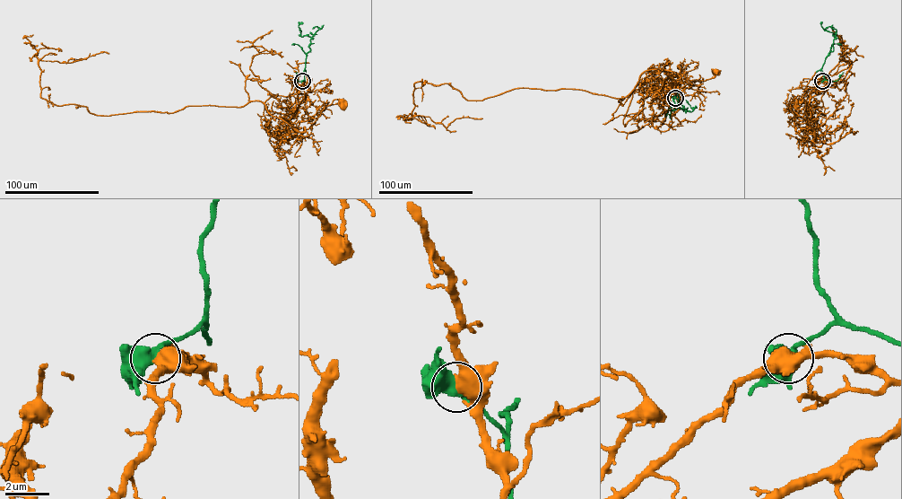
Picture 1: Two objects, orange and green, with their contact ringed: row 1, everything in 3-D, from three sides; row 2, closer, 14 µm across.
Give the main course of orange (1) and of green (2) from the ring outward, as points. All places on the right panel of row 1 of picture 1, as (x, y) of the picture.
1: (822, 81), (810, 92), (808, 109), (807, 127), (814, 136), (804, 112), (804, 100), (797, 100), (795, 107)
2: (822, 81), (821, 68), (828, 53), (833, 50), (835, 38), (834, 33), (823, 28), (820, 22)

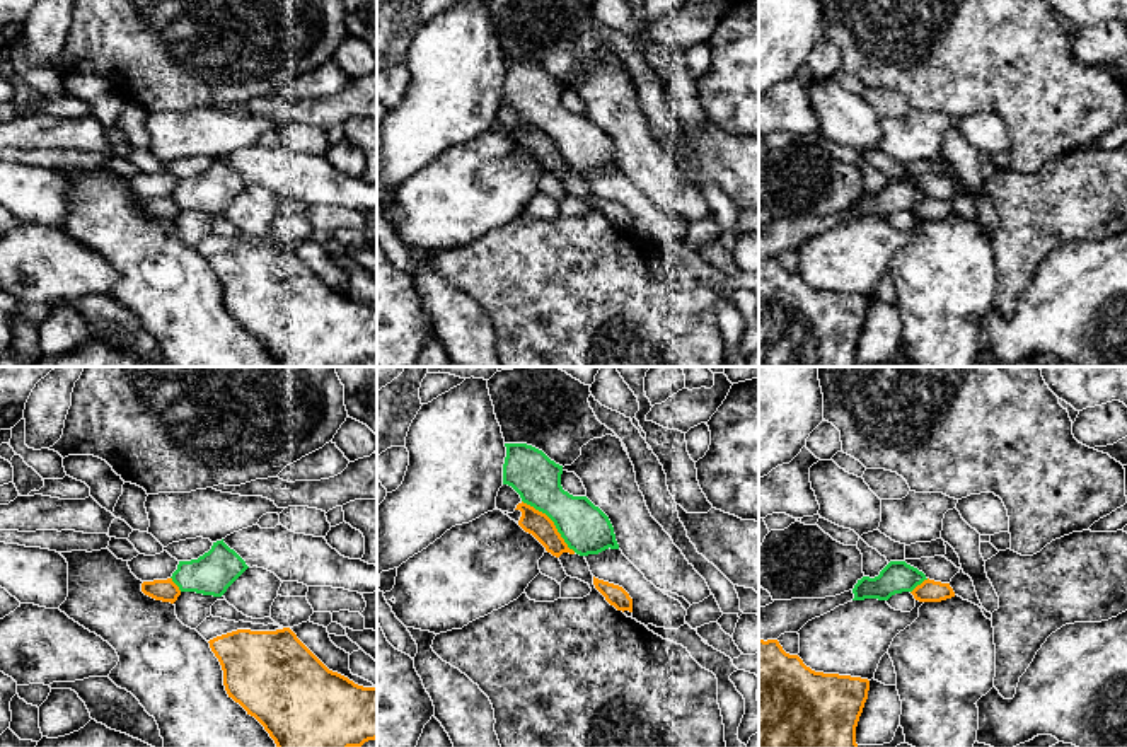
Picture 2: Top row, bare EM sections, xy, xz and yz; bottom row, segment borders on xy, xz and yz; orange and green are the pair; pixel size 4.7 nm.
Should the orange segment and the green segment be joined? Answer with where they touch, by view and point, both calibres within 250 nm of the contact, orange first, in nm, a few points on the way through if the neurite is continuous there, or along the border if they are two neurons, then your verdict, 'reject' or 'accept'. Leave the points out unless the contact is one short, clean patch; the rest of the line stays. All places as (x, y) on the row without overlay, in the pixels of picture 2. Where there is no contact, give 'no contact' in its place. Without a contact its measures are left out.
contact xz (553, 140); calibres 120 and 220 nm; accept

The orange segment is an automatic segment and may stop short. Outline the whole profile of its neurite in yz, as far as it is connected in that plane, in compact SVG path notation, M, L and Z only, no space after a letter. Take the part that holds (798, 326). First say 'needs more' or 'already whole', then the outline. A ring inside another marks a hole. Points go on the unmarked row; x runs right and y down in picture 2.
already whole | M759 256L759 367L858 367L856 345L868 317L870 298L851 293L815 290L798 273L783 268L777 258Z

